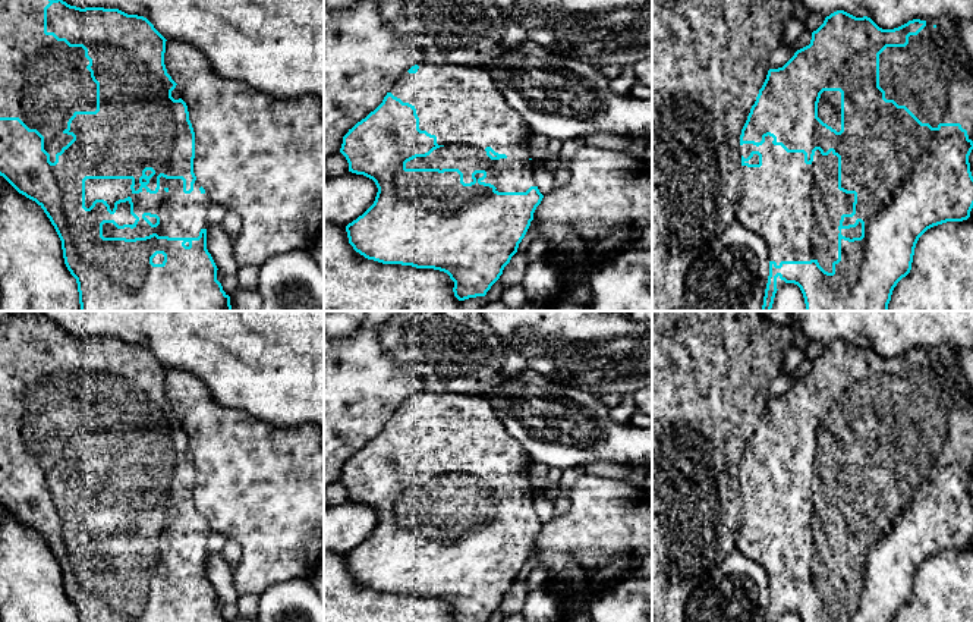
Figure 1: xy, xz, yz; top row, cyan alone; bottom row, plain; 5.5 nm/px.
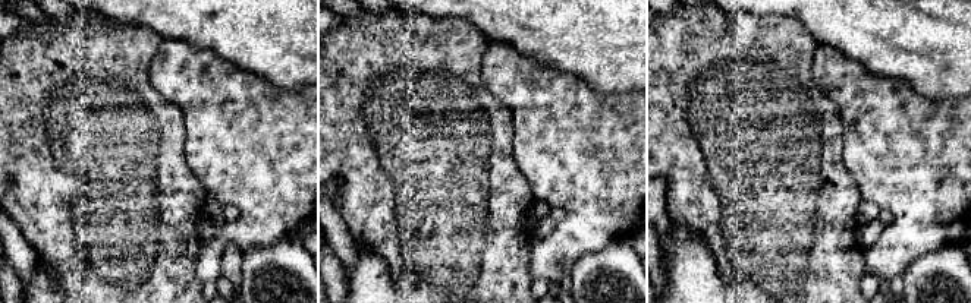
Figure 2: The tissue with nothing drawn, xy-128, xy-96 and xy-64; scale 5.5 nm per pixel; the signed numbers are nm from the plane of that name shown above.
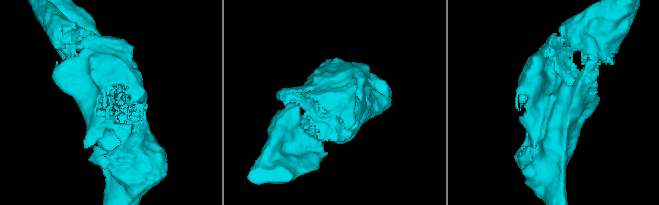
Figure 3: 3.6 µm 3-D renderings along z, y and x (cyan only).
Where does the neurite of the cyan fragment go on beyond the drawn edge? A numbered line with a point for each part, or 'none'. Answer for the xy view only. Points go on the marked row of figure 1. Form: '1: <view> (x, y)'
1: xy (180, 214)

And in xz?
1: xz (462, 106)

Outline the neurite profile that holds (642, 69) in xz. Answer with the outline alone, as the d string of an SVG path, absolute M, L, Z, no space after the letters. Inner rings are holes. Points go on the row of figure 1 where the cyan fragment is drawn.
M643 59L633 65L636 79L652 88L652 59Z

